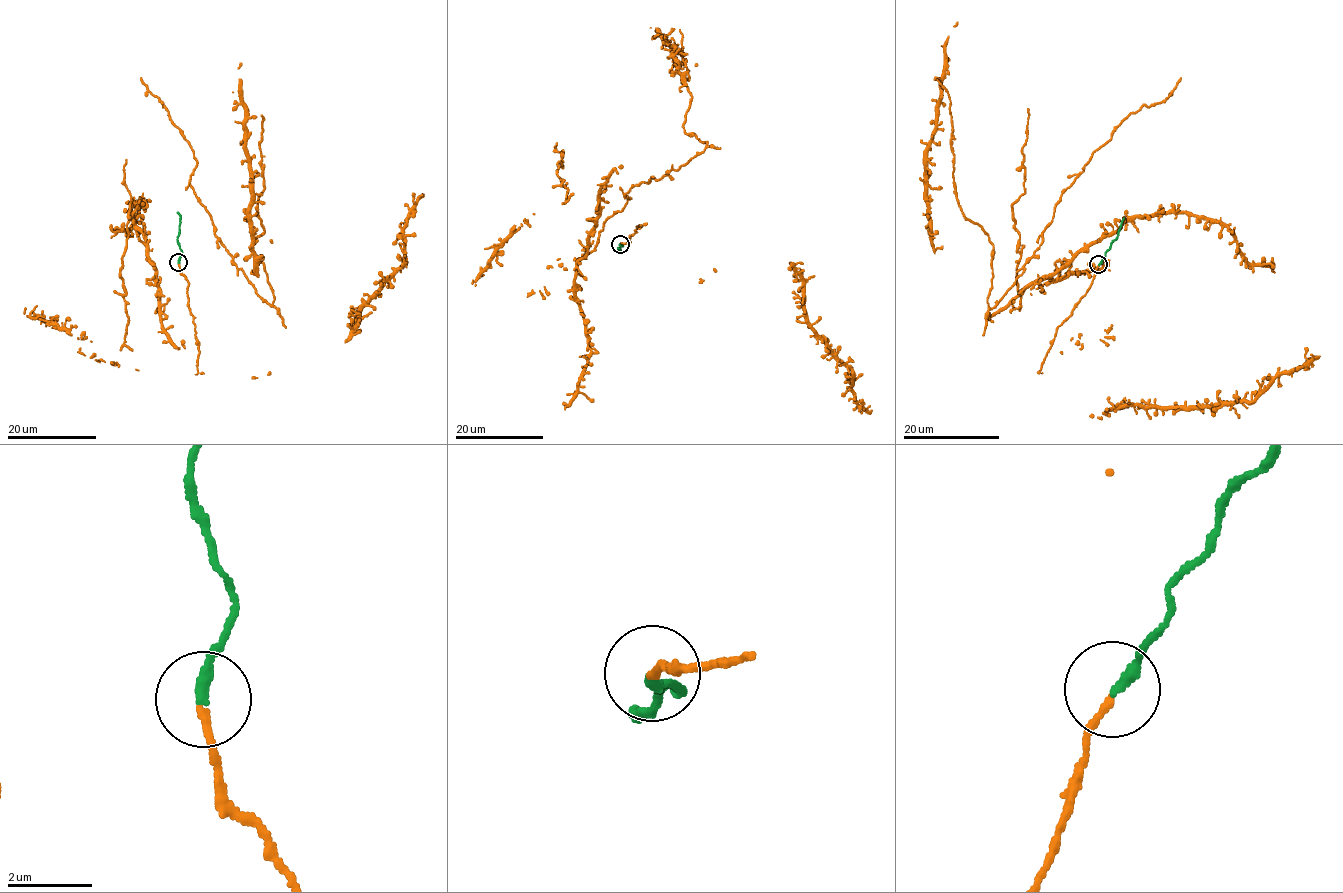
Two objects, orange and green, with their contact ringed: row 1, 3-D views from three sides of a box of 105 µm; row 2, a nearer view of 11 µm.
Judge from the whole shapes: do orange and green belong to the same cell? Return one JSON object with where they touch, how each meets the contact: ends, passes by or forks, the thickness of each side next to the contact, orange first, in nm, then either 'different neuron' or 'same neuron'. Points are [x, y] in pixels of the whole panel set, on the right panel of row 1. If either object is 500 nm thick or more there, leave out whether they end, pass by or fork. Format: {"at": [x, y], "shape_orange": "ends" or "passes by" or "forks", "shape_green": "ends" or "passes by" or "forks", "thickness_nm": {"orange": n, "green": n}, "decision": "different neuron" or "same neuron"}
{"at": [1098, 264], "shape_orange": "ends", "shape_green": "ends", "thickness_nm": {"orange": 150, "green": 260}, "decision": "same neuron"}

